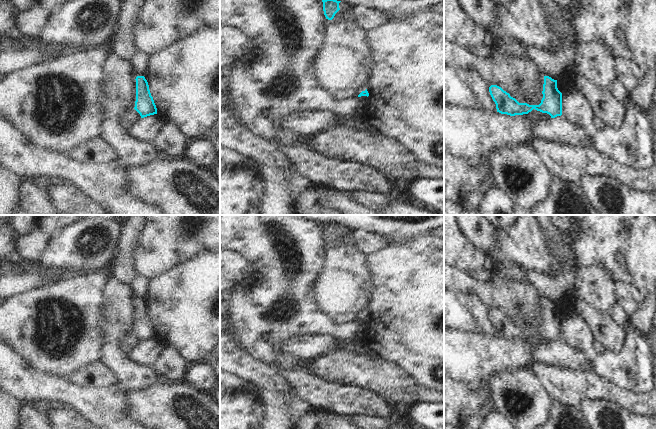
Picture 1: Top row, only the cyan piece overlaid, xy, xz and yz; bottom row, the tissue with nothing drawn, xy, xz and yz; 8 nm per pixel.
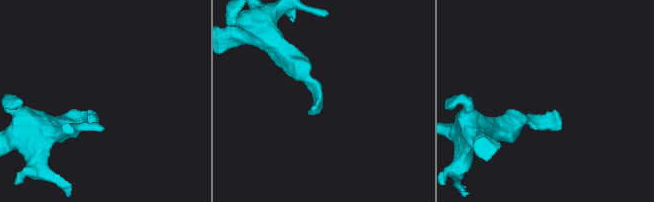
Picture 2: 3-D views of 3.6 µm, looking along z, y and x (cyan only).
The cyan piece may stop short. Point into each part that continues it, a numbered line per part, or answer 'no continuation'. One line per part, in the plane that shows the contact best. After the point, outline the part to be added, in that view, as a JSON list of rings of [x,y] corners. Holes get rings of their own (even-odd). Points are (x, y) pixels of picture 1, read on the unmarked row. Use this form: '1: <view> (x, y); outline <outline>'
no continuation

